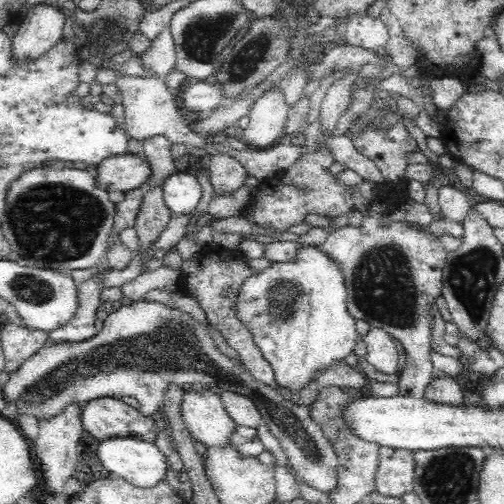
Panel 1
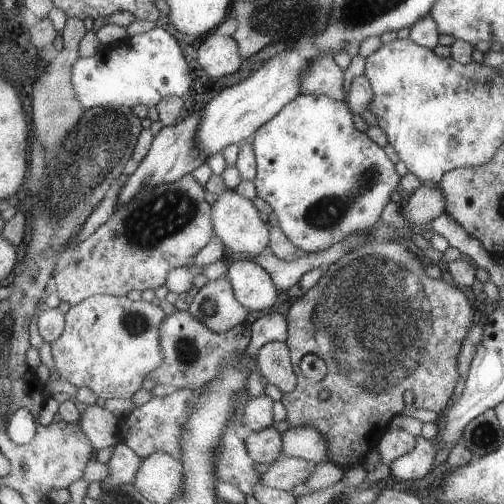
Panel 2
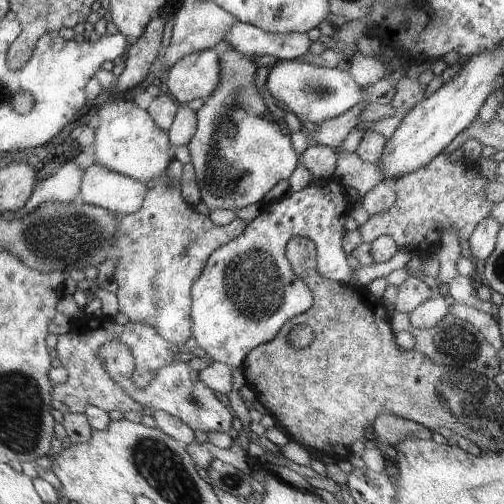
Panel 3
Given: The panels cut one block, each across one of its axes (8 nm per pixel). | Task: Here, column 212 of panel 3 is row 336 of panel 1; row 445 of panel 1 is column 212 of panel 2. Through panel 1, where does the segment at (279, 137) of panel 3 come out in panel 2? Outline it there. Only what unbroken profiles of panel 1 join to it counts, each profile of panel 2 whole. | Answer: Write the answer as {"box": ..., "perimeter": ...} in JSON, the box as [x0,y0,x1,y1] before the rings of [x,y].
{"box":[189,276,251,334],"perimeter":[[[221,276],[217,280],[209,280],[199,290],[189,312],[203,320],[213,332],[225,334],[235,326],[245,324],[251,310],[237,300],[233,282],[227,276]]]}

